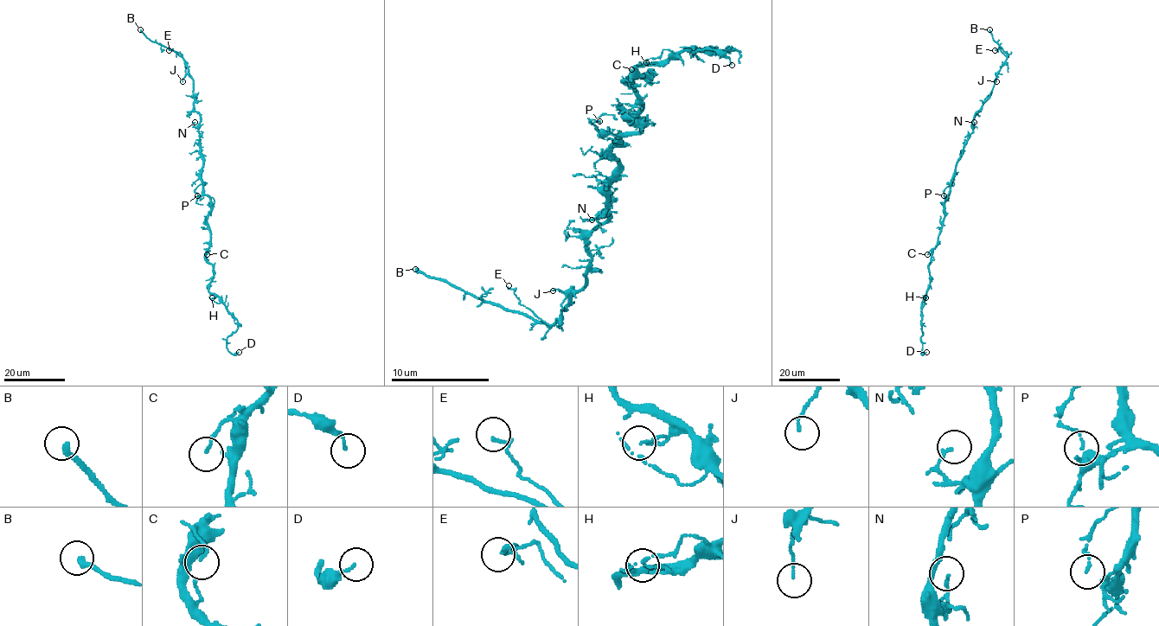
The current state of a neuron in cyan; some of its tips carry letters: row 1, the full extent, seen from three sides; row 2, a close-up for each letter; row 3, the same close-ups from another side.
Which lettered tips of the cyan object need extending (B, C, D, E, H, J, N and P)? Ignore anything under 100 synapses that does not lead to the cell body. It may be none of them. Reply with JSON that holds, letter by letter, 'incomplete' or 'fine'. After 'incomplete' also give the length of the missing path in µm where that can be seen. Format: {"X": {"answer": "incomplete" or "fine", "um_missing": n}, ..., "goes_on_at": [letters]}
{"B": {"answer": "incomplete", "um_missing": 20}, "C": {"answer": "fine"}, "D": {"answer": "fine"}, "E": {"answer": "fine"}, "H": {"answer": "fine"}, "J": {"answer": "fine"}, "N": {"answer": "fine"}, "P": {"answer": "fine"}, "goes_on_at": ["B"]}

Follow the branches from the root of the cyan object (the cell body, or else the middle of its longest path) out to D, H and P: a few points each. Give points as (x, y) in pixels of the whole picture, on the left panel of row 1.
D: (203, 189), (211, 203), (208, 291), (237, 320), (226, 348), (239, 352)
H: (203, 189), (211, 203), (207, 218), (210, 246), (205, 258), (213, 265), (208, 291), (215, 297), (212, 297)
P: (203, 189), (200, 184), (194, 191), (197, 195)

